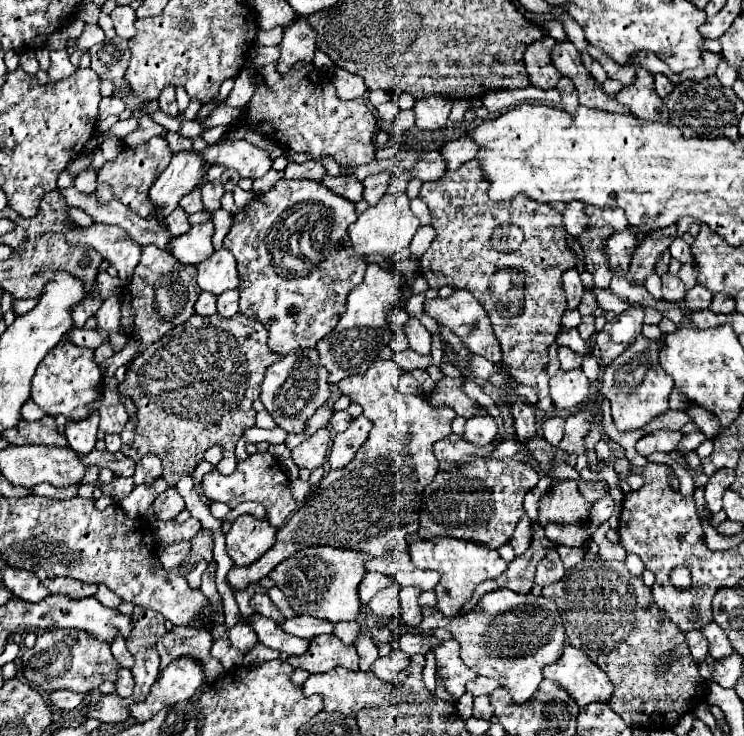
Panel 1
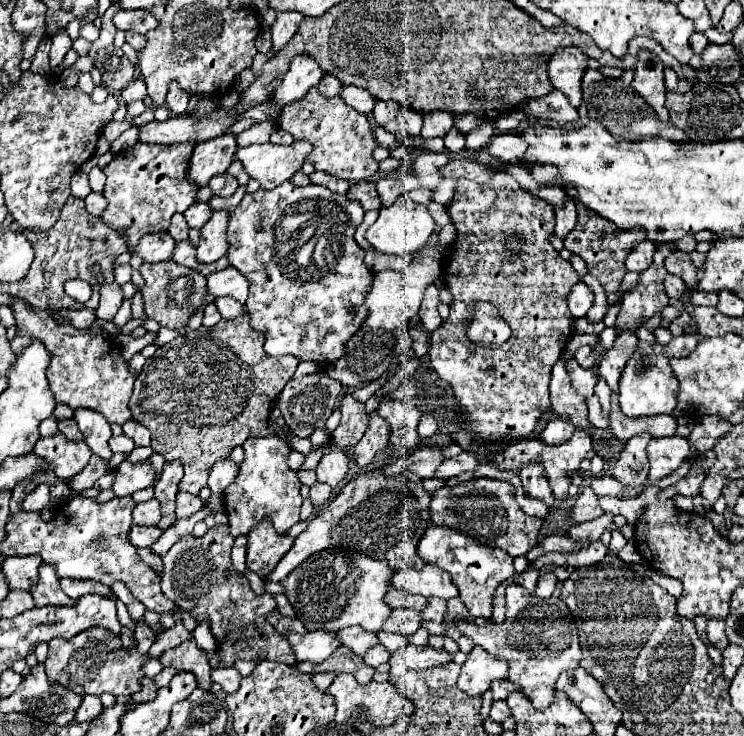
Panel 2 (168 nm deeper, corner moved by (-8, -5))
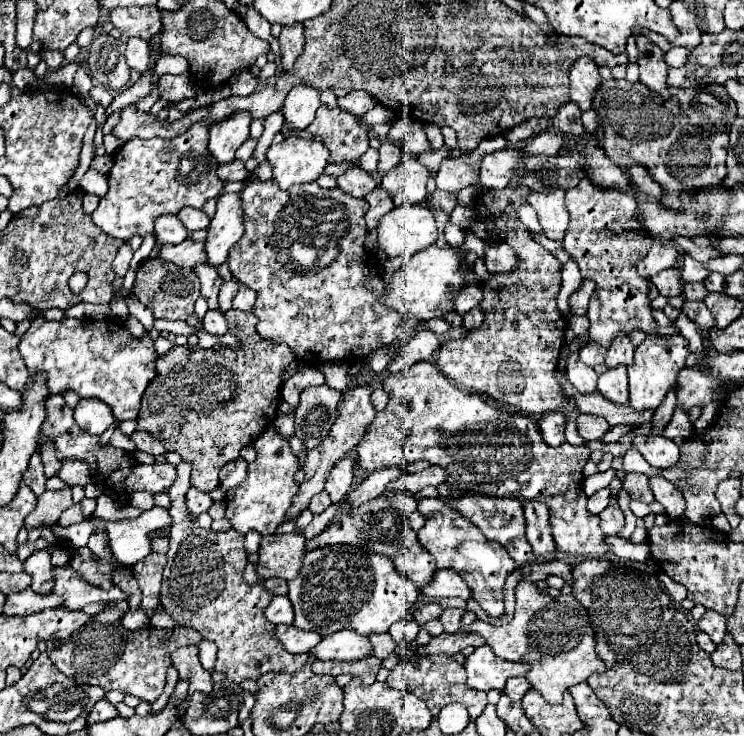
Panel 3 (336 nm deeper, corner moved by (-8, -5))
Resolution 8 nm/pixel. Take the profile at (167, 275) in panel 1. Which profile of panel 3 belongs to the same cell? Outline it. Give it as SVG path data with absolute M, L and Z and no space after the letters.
M148 259L136 271L134 295L140 299L142 305L146 305L154 313L156 319L184 321L194 311L194 301L200 297L200 281L192 269L176 267L174 263L166 263L160 259Z

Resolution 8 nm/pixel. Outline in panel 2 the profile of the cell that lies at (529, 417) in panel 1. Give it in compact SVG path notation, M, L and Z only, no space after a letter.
M538 463L524 467L518 475L522 481L522 489L528 497L544 501L548 509L554 507L554 495L550 495L550 485L546 483L546 477L542 475L542 467Z

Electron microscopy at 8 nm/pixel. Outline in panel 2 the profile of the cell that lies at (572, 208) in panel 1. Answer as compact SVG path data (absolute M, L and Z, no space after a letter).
M566 197L564 207L554 207L554 215L556 215L554 235L564 239L576 225L576 203L574 203L574 199Z

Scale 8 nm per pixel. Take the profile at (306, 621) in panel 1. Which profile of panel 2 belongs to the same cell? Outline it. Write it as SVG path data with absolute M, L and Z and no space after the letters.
M354 625L354 627L346 627L342 631L338 631L338 637L342 639L342 645L350 647L352 651L356 651L358 655L364 655L370 647L378 645L378 637L376 633L364 631L362 627Z

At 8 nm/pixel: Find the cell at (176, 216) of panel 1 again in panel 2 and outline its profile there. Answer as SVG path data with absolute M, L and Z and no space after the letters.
M176 213L172 217L172 223L170 223L170 229L168 229L168 235L176 241L186 241L188 239L188 225L186 225L186 219L184 215Z

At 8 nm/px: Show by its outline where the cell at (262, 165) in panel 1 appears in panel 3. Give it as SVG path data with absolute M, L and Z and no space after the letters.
M288 137L278 145L270 145L266 159L272 167L272 179L280 189L288 189L298 183L312 183L322 175L328 165L328 149L318 139L294 139Z

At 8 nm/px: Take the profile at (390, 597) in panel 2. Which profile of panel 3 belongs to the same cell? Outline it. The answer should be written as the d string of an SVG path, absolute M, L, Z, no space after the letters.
M414 603L414 621L418 623L426 623L428 619L438 619L438 615L442 613L442 607L438 603Z

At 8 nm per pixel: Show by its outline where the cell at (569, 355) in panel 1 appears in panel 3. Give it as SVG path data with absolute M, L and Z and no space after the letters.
M594 341L586 343L580 349L580 361L584 365L590 365L590 367L594 367L598 363L604 363L604 355L606 355L606 349L604 347L598 347L598 343L594 343Z

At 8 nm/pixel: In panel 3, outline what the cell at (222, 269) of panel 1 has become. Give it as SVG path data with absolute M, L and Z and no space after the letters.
M240 283L238 295L234 297L234 307L242 309L242 311L250 311L254 307L254 301L256 301L256 293L250 291L244 283Z

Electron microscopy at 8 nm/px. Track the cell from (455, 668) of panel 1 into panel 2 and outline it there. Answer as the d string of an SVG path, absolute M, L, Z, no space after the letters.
M474 647L468 653L468 661L462 665L462 673L458 679L458 687L466 695L482 695L490 689L494 679L508 677L508 663L506 659L498 659L486 653L482 647Z

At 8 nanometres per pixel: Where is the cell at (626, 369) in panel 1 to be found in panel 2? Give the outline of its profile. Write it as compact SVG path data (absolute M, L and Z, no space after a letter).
M678 335L674 337L668 345L660 343L648 343L648 341L638 341L636 351L628 359L622 379L620 379L620 409L628 417L646 417L646 415L658 415L658 413L672 413L676 407L676 385L678 381L674 379L674 373L670 369L670 359L672 357L686 357L690 355L698 345L696 335Z

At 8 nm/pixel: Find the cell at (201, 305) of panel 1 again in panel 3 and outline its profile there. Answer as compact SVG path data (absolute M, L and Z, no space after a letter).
M208 309L208 313L204 315L204 331L208 331L210 335L224 335L226 329L228 329L228 325L226 325L222 311Z

